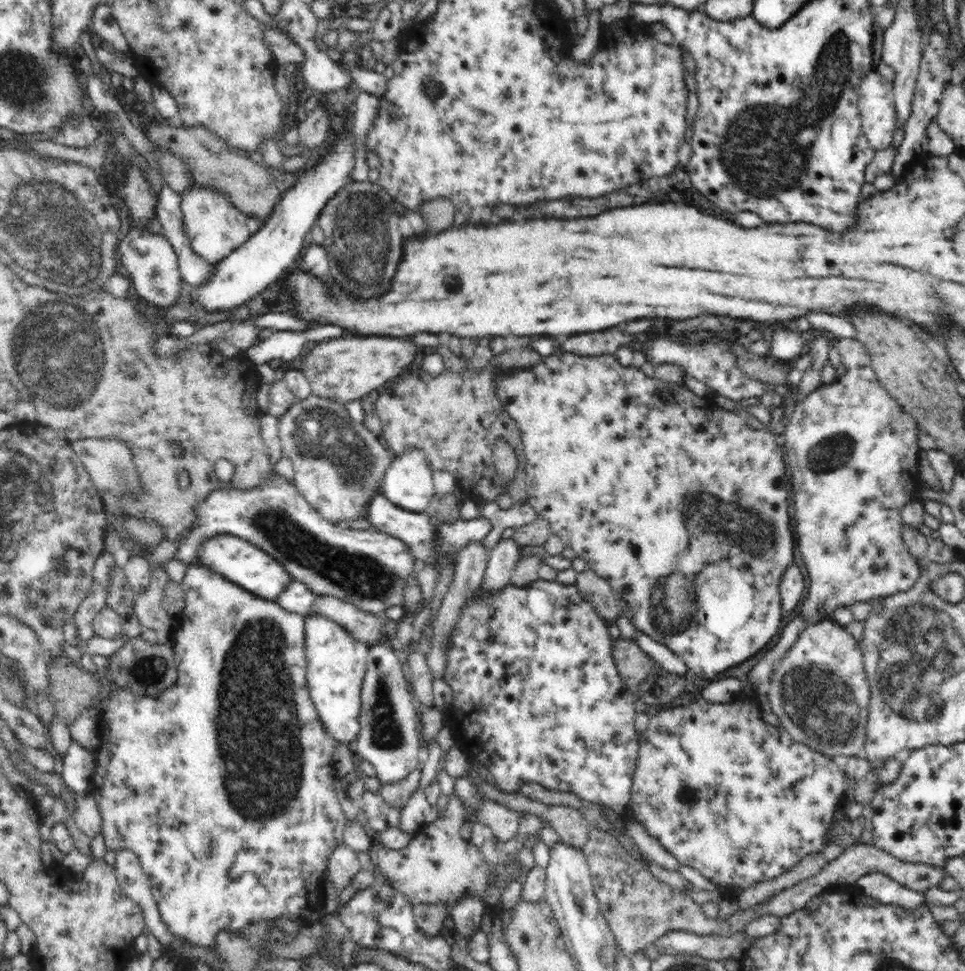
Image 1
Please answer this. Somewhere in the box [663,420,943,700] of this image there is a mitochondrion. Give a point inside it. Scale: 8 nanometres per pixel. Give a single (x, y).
(749, 531)

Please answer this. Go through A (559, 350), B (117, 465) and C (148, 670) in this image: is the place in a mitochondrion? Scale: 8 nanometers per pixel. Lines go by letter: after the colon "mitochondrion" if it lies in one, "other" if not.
A: other
B: mitochondrion
C: mitochondrion

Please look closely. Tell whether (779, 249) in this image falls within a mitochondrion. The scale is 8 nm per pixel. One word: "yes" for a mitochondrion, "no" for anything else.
no

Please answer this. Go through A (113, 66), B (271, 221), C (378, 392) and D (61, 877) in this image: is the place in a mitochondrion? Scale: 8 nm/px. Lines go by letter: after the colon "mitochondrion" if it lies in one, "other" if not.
A: other
B: other
C: other
D: other

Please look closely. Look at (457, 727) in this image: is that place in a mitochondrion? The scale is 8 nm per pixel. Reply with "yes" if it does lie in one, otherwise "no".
no

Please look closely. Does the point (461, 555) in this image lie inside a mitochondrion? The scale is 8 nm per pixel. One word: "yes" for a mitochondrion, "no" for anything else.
no

